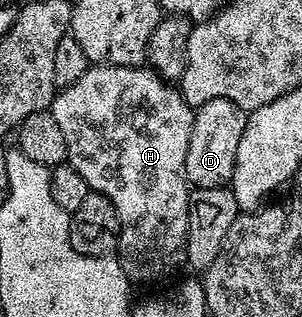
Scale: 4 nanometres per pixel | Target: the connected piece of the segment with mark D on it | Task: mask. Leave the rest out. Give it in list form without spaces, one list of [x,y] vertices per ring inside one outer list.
[[[225,98],[206,100],[206,104],[195,107],[192,115],[190,144],[186,148],[186,180],[189,187],[218,188],[228,186],[234,176],[234,164],[238,156],[238,140],[248,123],[248,114]]]

